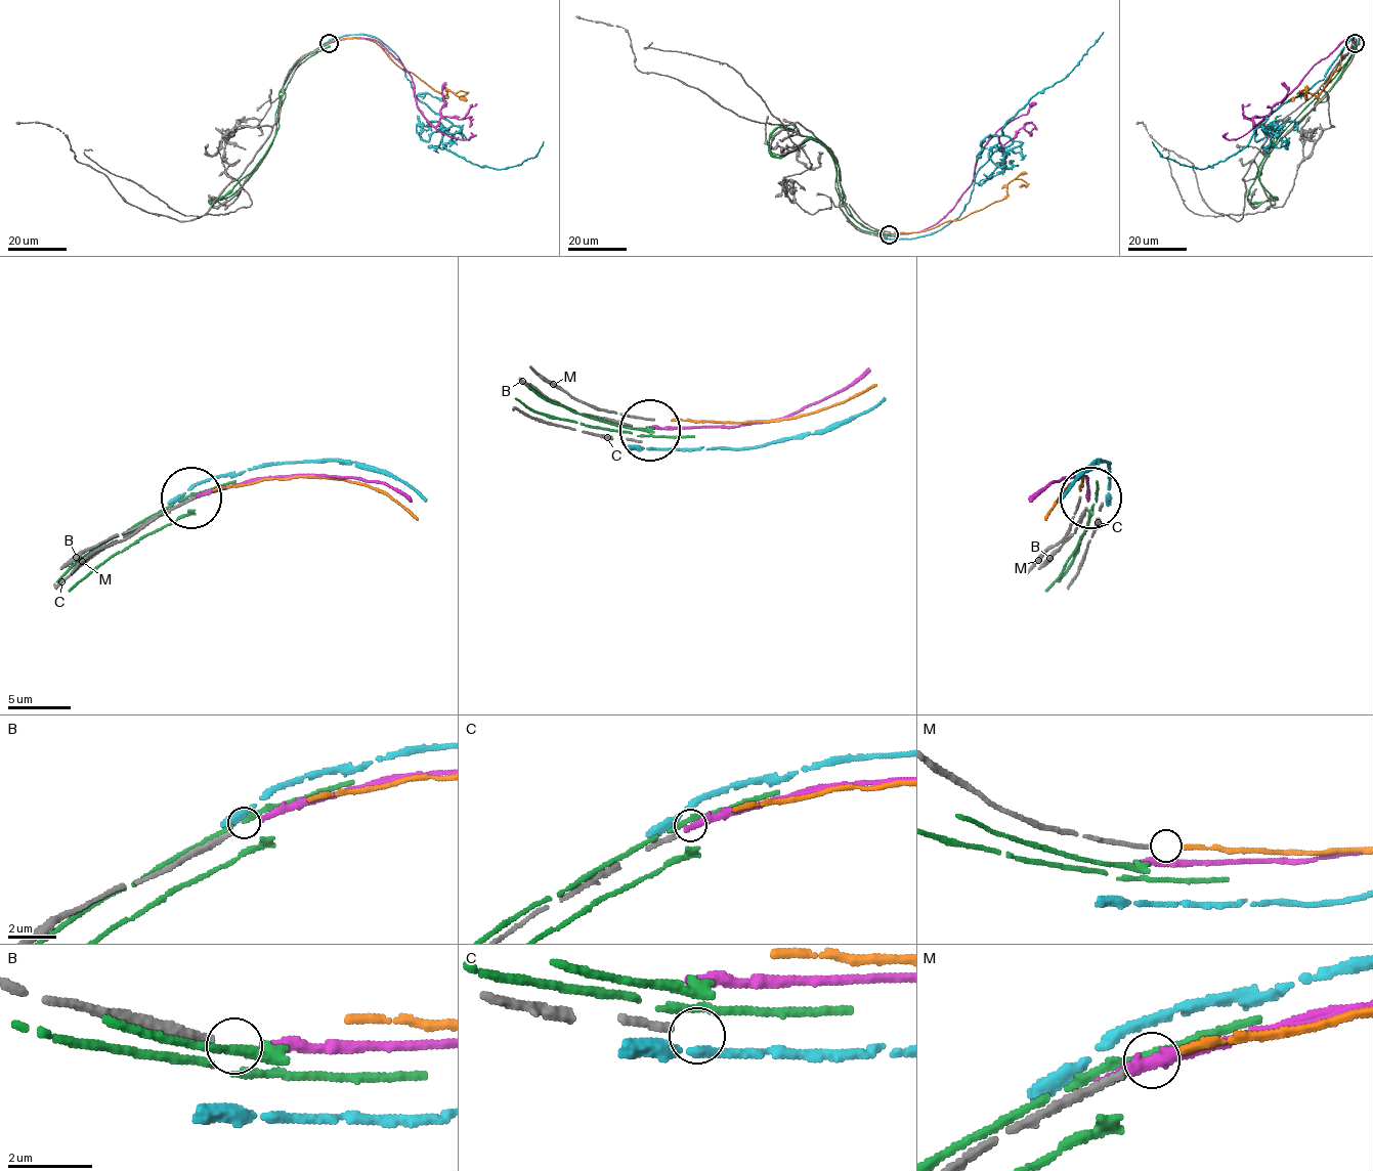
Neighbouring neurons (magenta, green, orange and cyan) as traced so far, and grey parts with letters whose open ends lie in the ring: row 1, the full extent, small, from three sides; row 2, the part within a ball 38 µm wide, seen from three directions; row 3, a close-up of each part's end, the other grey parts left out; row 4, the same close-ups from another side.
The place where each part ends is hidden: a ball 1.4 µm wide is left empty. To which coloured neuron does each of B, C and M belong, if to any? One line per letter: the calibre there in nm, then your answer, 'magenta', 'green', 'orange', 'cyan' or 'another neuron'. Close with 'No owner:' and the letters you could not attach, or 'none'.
B: calibre 200 nm; magenta
C: calibre 190 nm; another neuron
M: calibre 180 nm; orange
No owner: C

